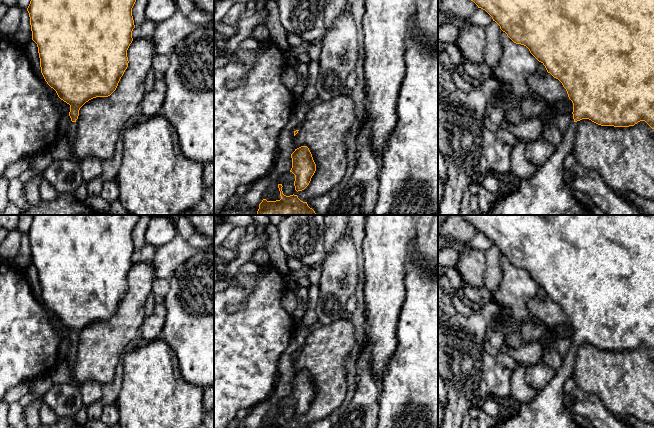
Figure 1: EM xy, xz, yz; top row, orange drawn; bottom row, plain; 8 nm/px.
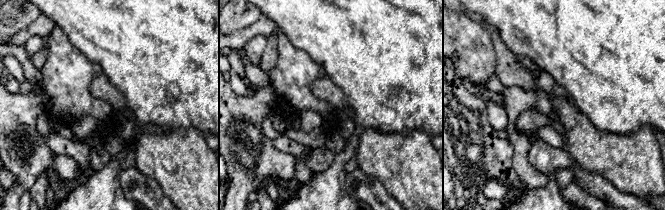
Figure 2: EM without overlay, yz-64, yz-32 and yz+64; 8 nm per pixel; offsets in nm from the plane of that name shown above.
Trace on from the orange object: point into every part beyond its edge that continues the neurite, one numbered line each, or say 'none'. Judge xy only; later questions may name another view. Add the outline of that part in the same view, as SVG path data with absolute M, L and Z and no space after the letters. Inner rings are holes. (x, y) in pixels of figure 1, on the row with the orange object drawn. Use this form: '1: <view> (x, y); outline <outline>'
1: xy (71, 133); outline M71 122L66 136L70 143L74 141L76 136L76 122Z

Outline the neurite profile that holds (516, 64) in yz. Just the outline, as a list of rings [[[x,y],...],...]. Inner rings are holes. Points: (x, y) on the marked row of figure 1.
[[[500,31],[501,58],[498,64],[491,68],[493,79],[499,84],[508,84],[513,93],[523,100],[544,98],[532,91],[527,83],[527,78],[536,73],[538,60],[530,53],[529,49],[521,44],[514,43],[505,32]]]

